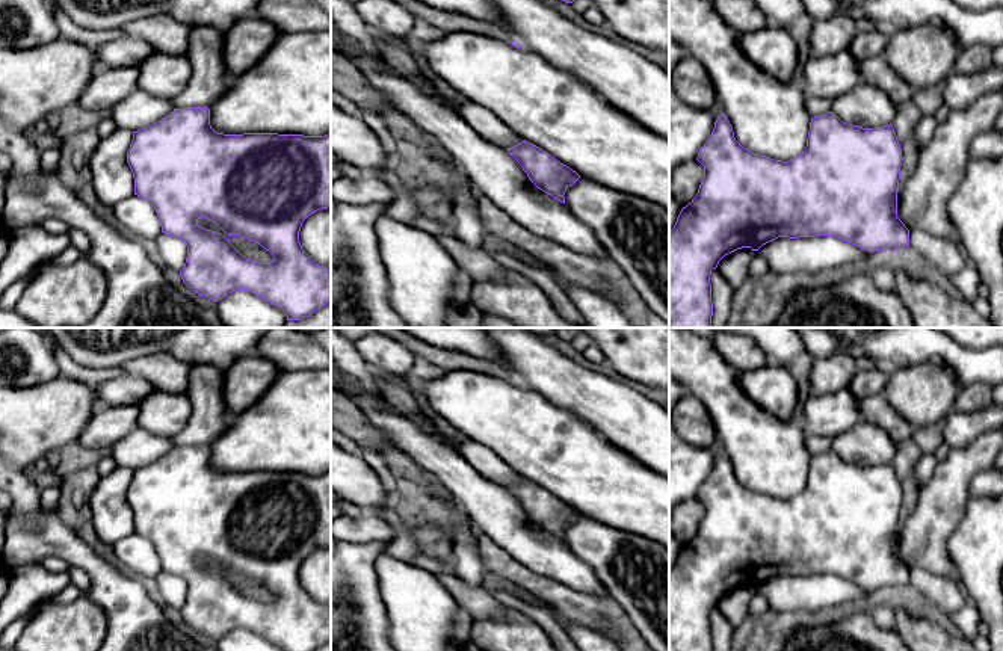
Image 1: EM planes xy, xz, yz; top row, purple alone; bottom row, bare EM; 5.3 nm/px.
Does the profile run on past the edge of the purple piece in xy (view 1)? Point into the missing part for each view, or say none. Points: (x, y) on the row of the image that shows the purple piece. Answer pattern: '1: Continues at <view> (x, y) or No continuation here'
1: Continues at xy (138, 111)

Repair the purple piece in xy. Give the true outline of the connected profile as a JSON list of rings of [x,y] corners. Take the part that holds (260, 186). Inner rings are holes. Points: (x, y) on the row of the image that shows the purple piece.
[[[137,89],[109,110],[116,128],[133,133],[127,163],[134,178],[134,195],[147,199],[156,210],[162,233],[181,239],[187,246],[183,282],[199,296],[214,302],[236,290],[248,290],[278,307],[287,320],[301,320],[331,301],[331,272],[316,264],[302,249],[299,231],[314,211],[331,207],[331,133],[325,136],[243,133],[224,134],[210,125],[208,107],[175,109],[172,100],[163,100]],[[198,221],[214,222],[227,236],[205,230]],[[239,236],[269,251],[270,263],[243,257],[227,239]]]

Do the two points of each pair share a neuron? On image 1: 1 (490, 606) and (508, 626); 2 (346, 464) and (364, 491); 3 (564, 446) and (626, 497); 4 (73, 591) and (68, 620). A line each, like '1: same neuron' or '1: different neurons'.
1: different neurons
2: same neuron
3: same neuron
4: different neurons

